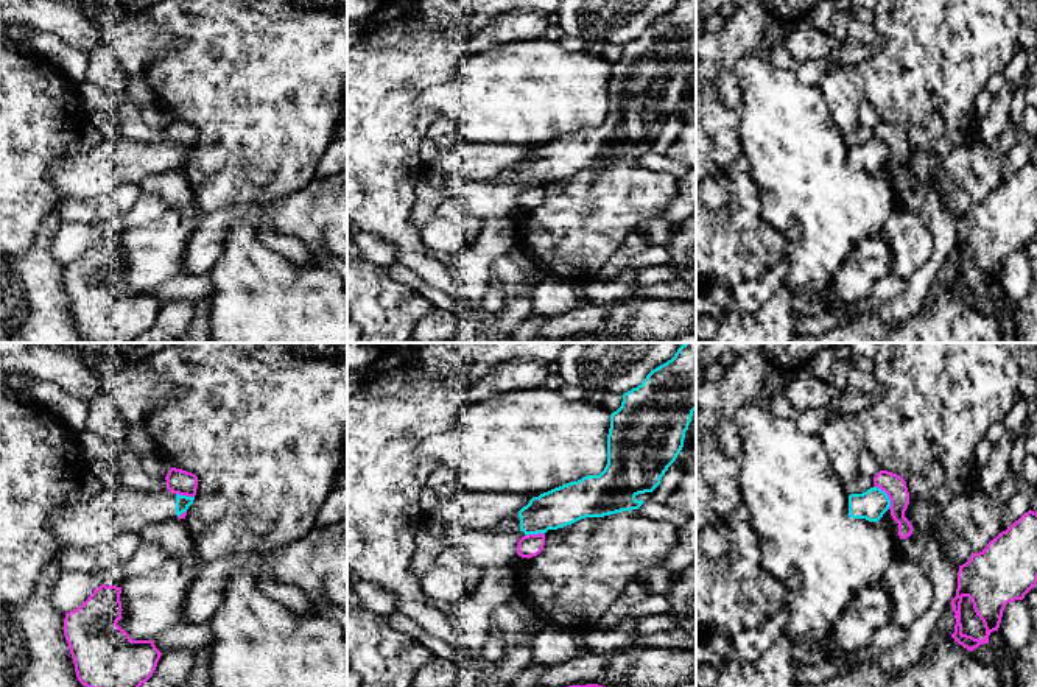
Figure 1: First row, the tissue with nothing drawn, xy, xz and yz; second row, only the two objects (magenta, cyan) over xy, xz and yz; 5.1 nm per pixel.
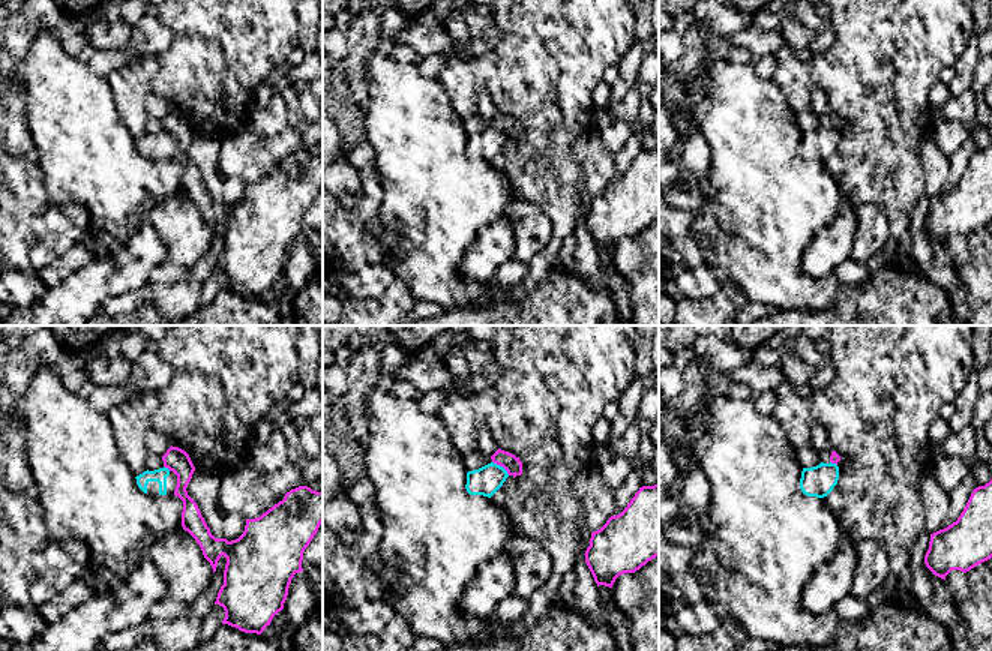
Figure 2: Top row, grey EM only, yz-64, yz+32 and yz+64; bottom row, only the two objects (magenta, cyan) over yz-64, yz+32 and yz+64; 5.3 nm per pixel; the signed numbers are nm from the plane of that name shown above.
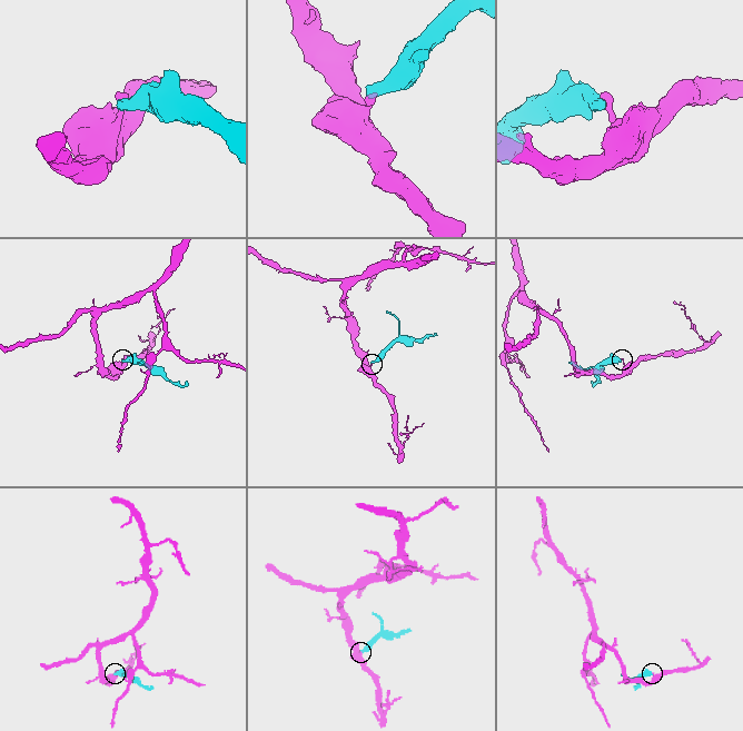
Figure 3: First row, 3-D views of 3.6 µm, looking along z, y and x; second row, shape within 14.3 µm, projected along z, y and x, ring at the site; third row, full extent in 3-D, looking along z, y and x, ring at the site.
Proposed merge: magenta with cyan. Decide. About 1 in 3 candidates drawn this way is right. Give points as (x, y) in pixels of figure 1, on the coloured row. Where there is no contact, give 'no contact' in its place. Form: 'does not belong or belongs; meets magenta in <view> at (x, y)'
does not belong; meets magenta in yz at (888, 496)

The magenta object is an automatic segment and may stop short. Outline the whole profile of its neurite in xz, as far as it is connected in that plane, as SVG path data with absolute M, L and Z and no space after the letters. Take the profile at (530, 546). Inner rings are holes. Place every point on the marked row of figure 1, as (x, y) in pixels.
M528 534L518 541L517 555L522 558L533 558L537 556L545 545L545 534Z

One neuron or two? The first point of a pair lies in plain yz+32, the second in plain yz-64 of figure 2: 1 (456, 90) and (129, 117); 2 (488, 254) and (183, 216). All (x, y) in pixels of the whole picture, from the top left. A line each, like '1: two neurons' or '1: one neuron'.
1: one neuron
2: two neurons

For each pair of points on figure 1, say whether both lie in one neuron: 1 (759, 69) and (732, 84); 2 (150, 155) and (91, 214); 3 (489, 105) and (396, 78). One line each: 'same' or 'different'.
1: different
2: different
3: different

